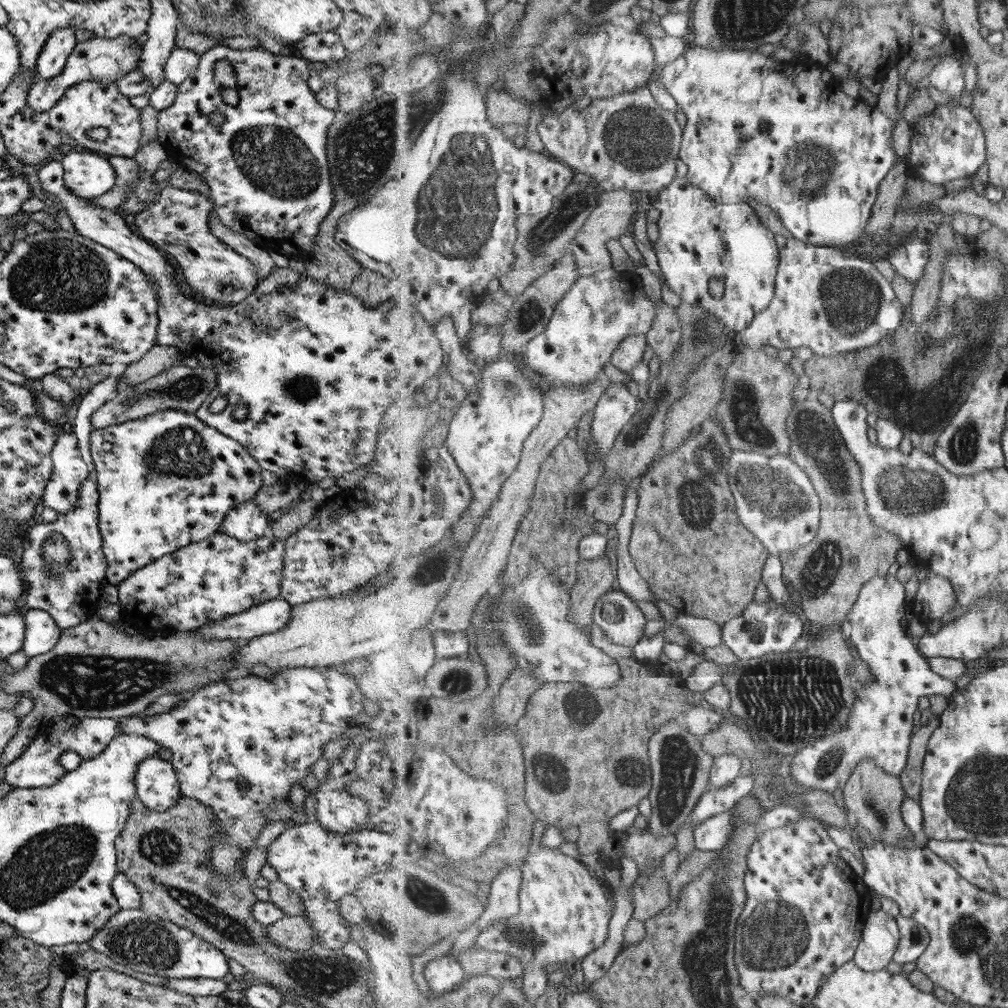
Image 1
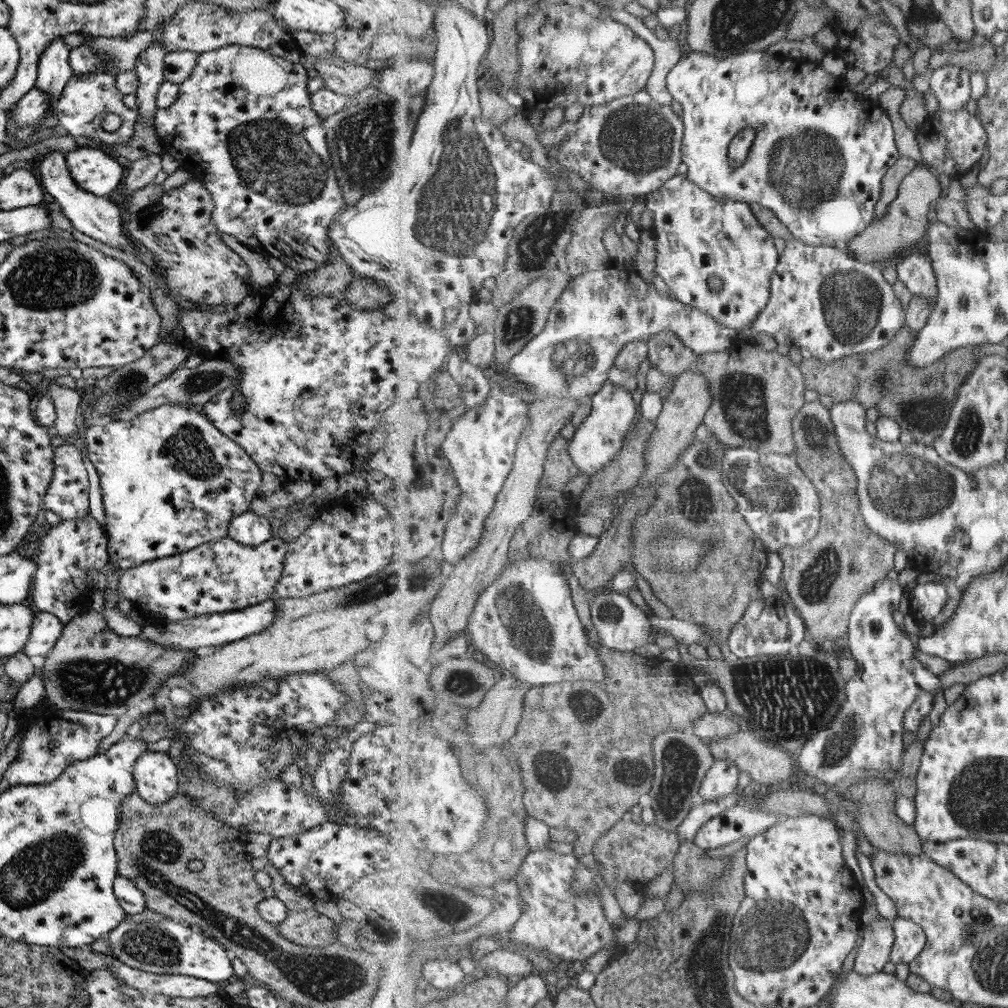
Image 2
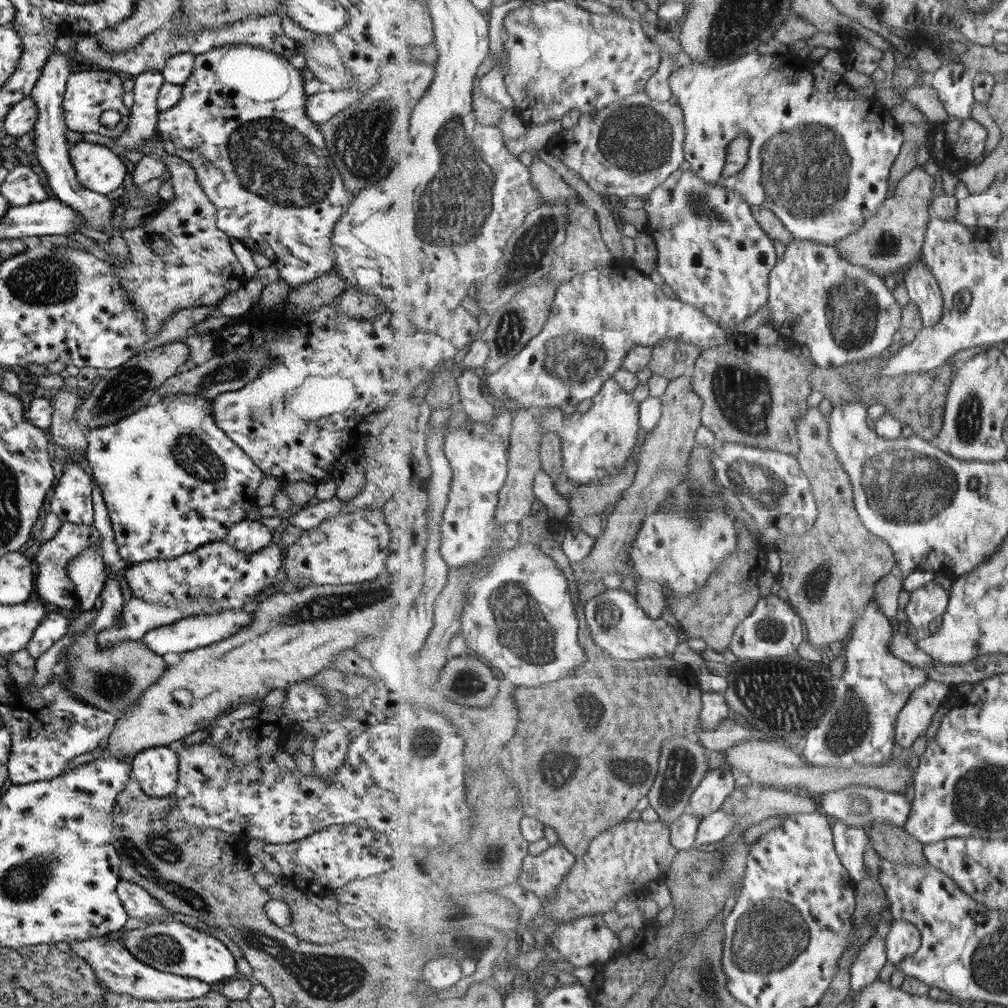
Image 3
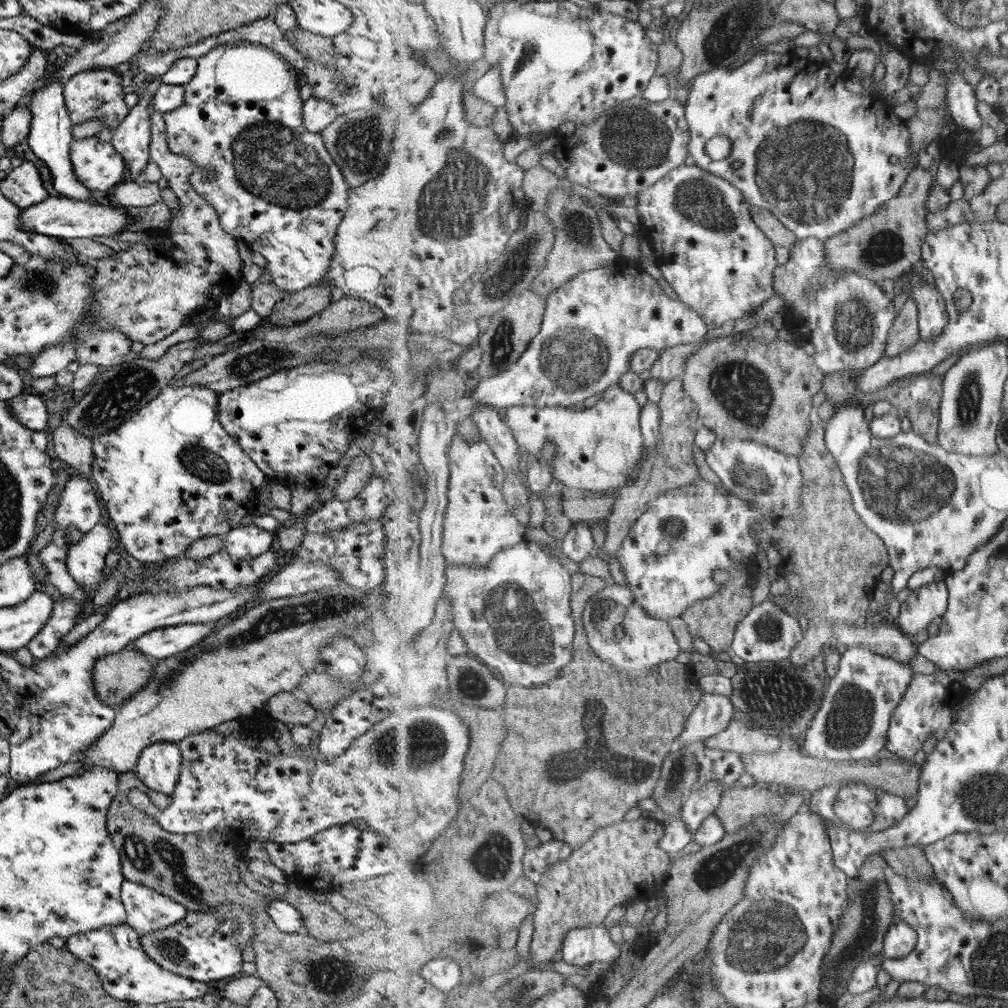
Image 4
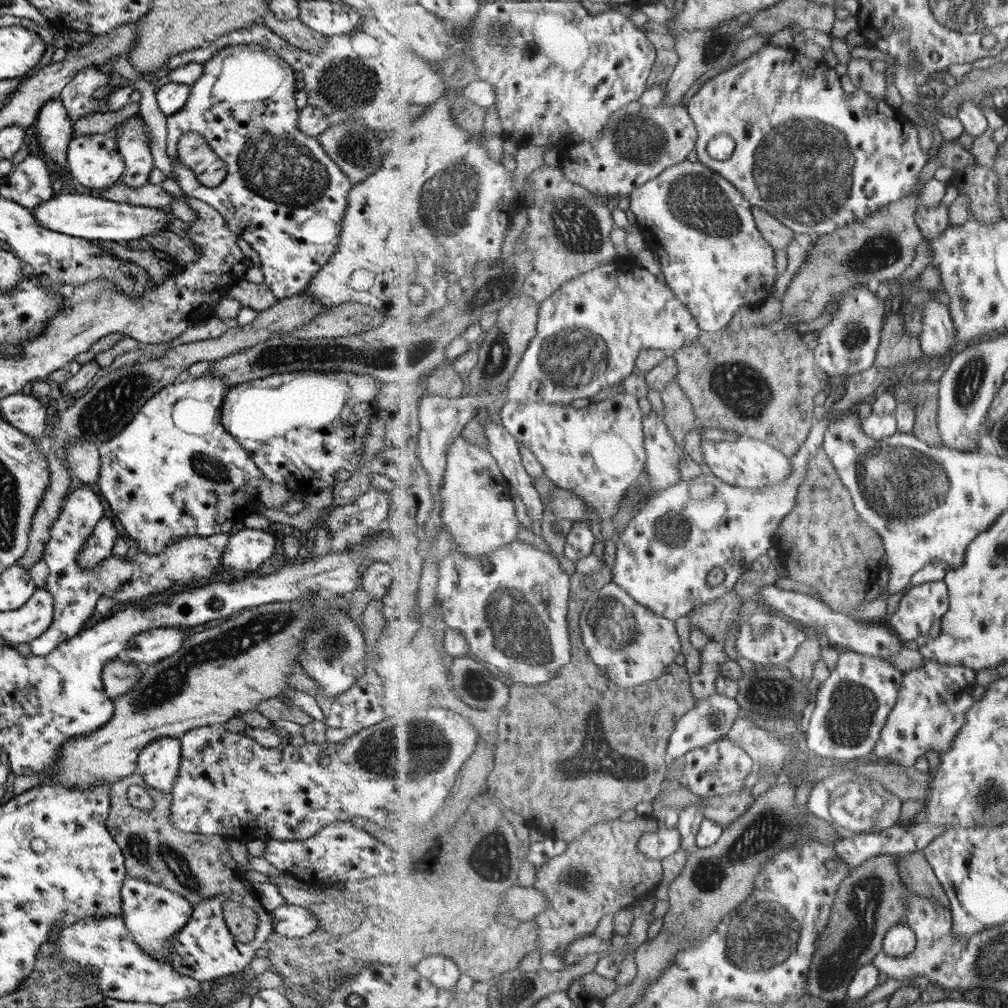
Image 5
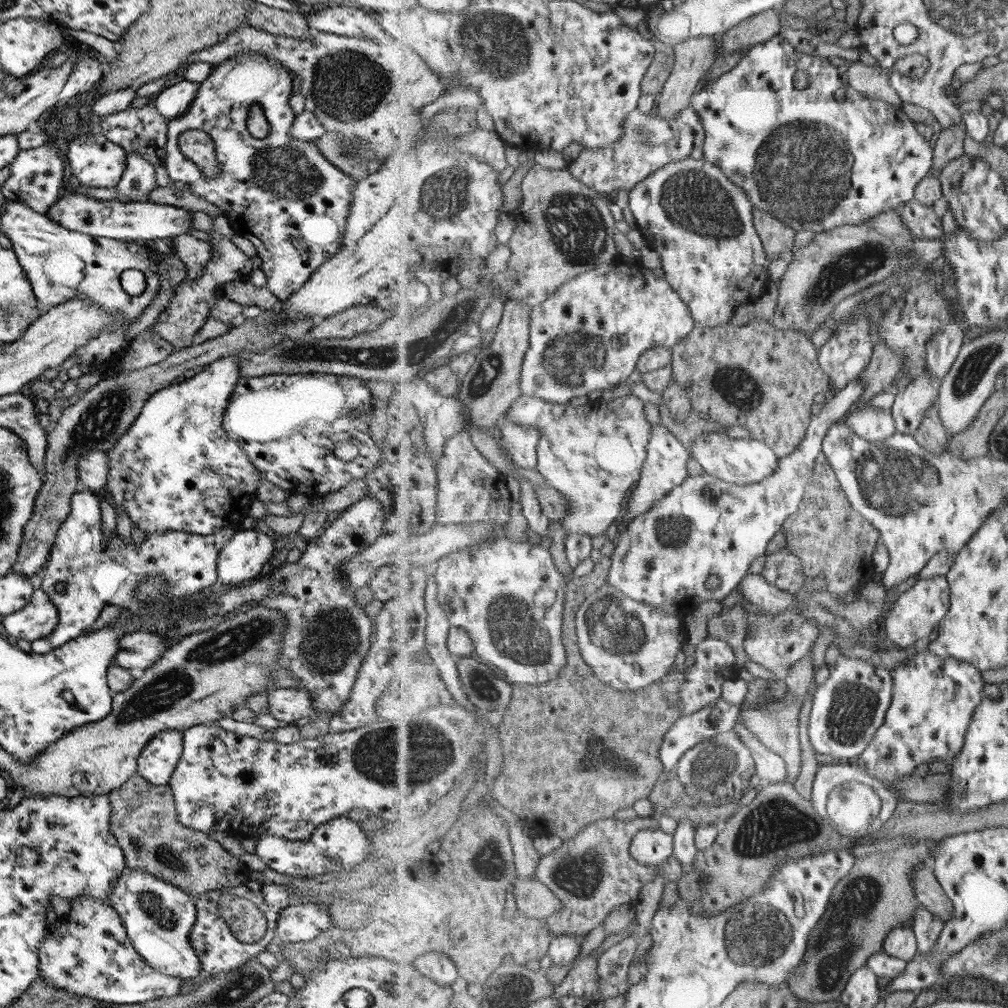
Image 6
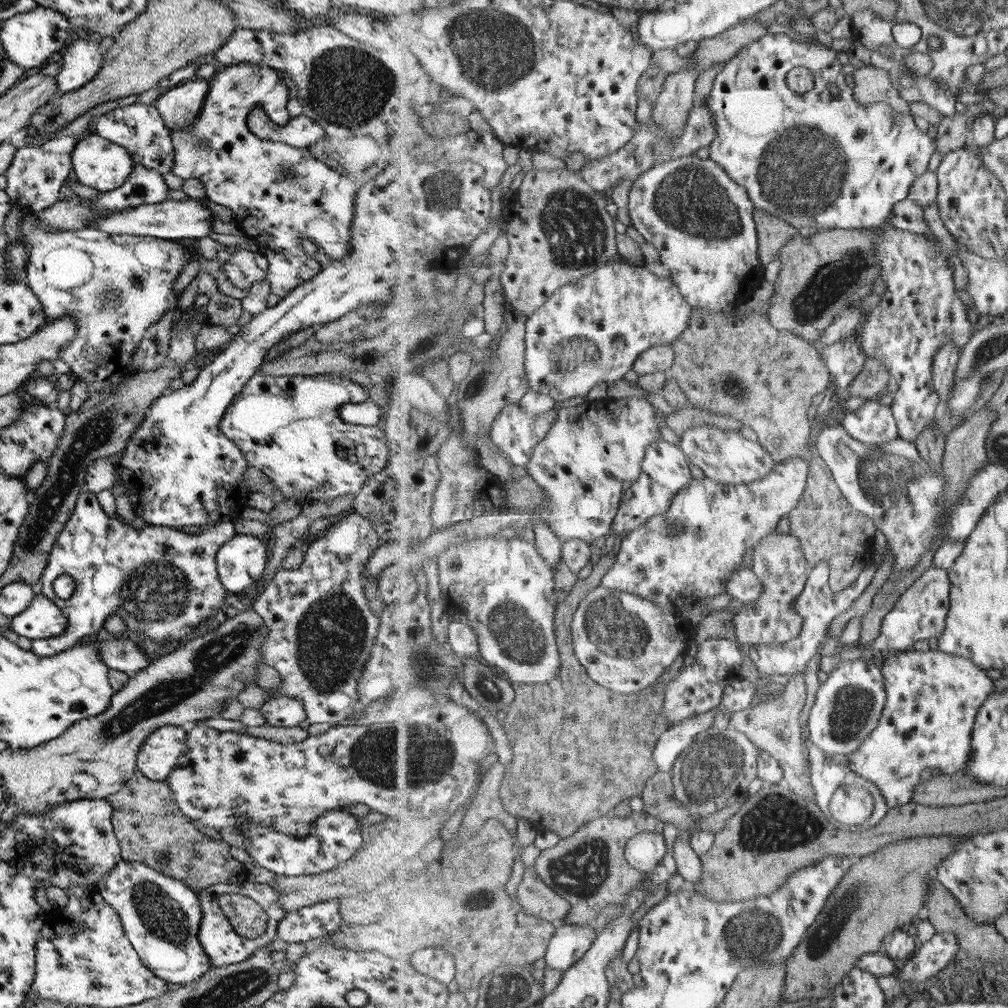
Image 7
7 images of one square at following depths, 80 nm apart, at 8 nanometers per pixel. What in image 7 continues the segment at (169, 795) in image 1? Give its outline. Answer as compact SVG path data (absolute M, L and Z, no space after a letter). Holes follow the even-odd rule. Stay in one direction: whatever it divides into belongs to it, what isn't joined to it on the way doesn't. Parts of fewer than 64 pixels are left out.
M165 725L153 730L137 751L135 768L149 780L165 781L185 748L186 732L186 726Z

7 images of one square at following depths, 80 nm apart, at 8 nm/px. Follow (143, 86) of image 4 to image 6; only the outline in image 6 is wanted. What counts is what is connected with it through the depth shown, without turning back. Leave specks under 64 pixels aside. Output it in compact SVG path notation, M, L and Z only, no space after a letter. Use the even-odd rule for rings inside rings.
M125 153L126 165L115 186L118 190L118 200L115 201L148 200L148 192L157 187L154 181L154 166L139 153Z

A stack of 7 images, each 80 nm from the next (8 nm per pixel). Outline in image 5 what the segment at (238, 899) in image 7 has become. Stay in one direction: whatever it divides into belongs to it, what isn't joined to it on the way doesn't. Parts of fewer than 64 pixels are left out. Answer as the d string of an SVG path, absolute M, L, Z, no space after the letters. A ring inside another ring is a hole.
M135 772L110 784L109 800L107 831L123 855L125 876L166 888L182 896L193 908L206 898L227 894L229 898L222 902L222 916L229 934L240 942L252 941L255 938L257 917L249 907L236 900L245 896L248 885L245 880L235 878L235 862L231 860L227 844L223 842L231 836L185 833L175 829L169 823L171 794L147 786ZM131 784L137 784L147 790L153 803L151 811L143 812L127 802L127 786Z

